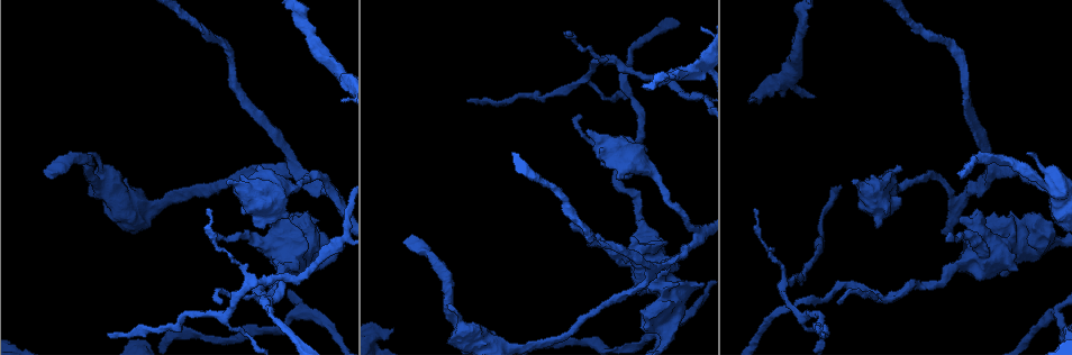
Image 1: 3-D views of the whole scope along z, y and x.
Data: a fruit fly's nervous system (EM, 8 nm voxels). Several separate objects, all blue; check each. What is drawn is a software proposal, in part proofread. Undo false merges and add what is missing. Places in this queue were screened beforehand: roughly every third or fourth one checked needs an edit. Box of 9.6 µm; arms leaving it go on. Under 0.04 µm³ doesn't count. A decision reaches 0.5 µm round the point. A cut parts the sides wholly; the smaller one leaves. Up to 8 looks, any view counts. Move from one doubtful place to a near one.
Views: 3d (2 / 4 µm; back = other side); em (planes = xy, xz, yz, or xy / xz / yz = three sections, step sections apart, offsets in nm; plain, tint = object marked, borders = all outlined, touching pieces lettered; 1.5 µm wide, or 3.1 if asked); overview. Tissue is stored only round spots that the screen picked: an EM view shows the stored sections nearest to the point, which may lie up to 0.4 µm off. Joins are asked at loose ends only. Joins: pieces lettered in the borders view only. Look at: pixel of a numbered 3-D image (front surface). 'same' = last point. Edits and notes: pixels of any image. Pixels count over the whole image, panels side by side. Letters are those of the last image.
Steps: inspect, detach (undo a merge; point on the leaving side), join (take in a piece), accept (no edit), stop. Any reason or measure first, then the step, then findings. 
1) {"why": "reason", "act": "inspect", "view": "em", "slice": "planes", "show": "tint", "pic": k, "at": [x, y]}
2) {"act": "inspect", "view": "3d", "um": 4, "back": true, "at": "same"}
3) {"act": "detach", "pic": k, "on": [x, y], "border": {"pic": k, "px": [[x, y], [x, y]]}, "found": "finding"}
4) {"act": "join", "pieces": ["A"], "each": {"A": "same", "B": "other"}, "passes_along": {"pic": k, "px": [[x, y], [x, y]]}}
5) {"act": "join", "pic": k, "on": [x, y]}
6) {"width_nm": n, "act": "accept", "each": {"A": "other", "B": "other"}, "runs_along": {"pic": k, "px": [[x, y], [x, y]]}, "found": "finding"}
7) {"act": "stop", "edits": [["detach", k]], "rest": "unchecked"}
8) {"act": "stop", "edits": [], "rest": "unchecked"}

{"why": "thick end", "act": "inspect", "view": "em", "slice": "planes", "show": "borders", "pic": 1, "at": [588, 130]}

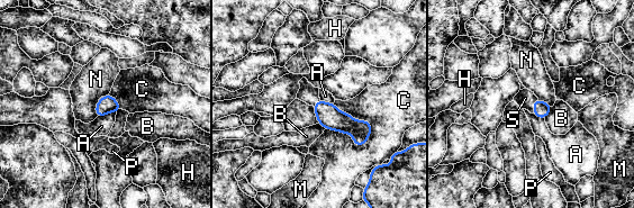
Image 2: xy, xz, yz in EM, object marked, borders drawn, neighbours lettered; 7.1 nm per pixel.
{"longest_contact_nm": ["C", 380], "act": "join", "pieces": ["S"], "each": {"A": "other", "B": "other", "C": "other", "H": "other", "M": "other", "N": "other", "P": "other", "S": "same"}, "passes_along": {"pic": 2, "px": [[542, 109], [532, 106], [525, 98]]}, "found": "the cell continues"}

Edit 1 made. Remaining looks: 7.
{"why": "a fork", "act": "inspect", "view": "3d", "um": 2, "pic": 1, "at": [695, 237]}

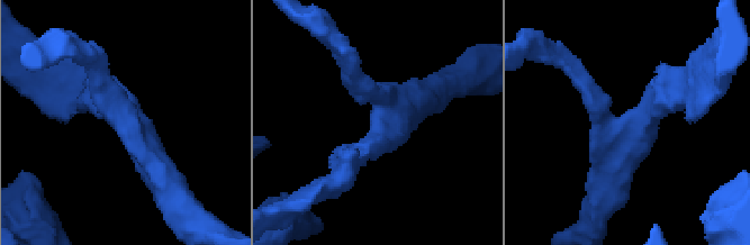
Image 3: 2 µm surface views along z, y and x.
{"arms": 3, "why": "now the EM", "act": "inspect", "view": "em", "slice": "xy", "step": 4, "show": "tint", "pic": 3, "at": [378, 131]}

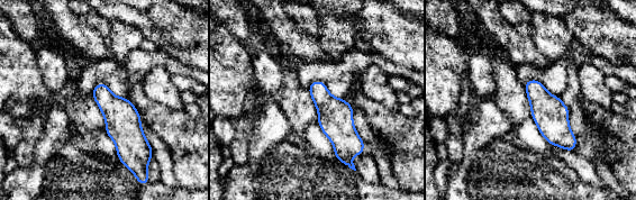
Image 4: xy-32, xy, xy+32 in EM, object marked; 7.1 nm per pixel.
{"act": "inspect", "view": "em", "slice": "planes", "show": "borders", "at": "same"}

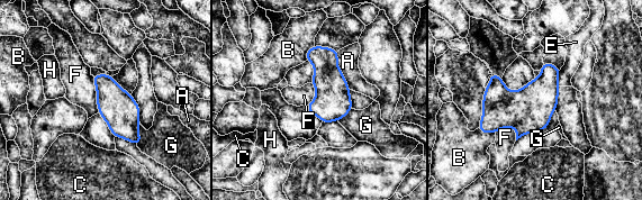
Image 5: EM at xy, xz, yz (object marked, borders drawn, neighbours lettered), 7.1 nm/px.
{"width_nm": 260, "act": "accept", "each": {"A": "other", "B": "other", "C": "other", "E": "other", "F": "other", "G": "other", "H": "other"}, "border": {"pic": 5, "px": [[91, 75], [99, 112]]}, "found": "continuous, no second cell"}

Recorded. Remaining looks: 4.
{"why": "free end", "act": "inspect", "view": "3d", "um": 4, "pic": 1, "at": [221, 302]}

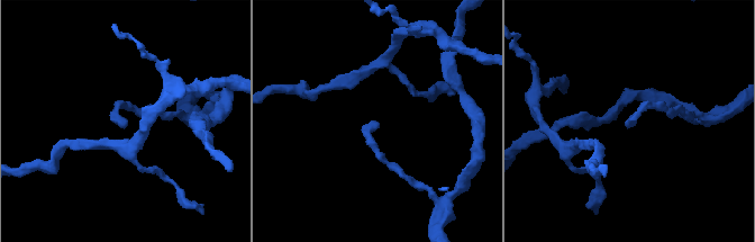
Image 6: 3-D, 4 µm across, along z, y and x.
{"why": "shape alone is not enough", "act": "inspect", "view": "em", "slice": "planes", "show": "borders", "pic": 6, "at": [377, 122]}

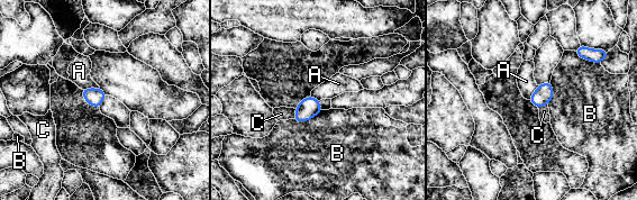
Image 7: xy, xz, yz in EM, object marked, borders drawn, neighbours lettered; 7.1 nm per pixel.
{"longest_contact_nm": ["B", 240], "act": "accept", "each": {"A": "other", "B": "other", "C": "other"}, "border": {"pic": 7, "px": [[99, 87], [81, 89]]}, "found": "none of them fits"}

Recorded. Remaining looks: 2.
{"act": "stop", "edits": [["join", 2]], "rest": "unchecked"}

